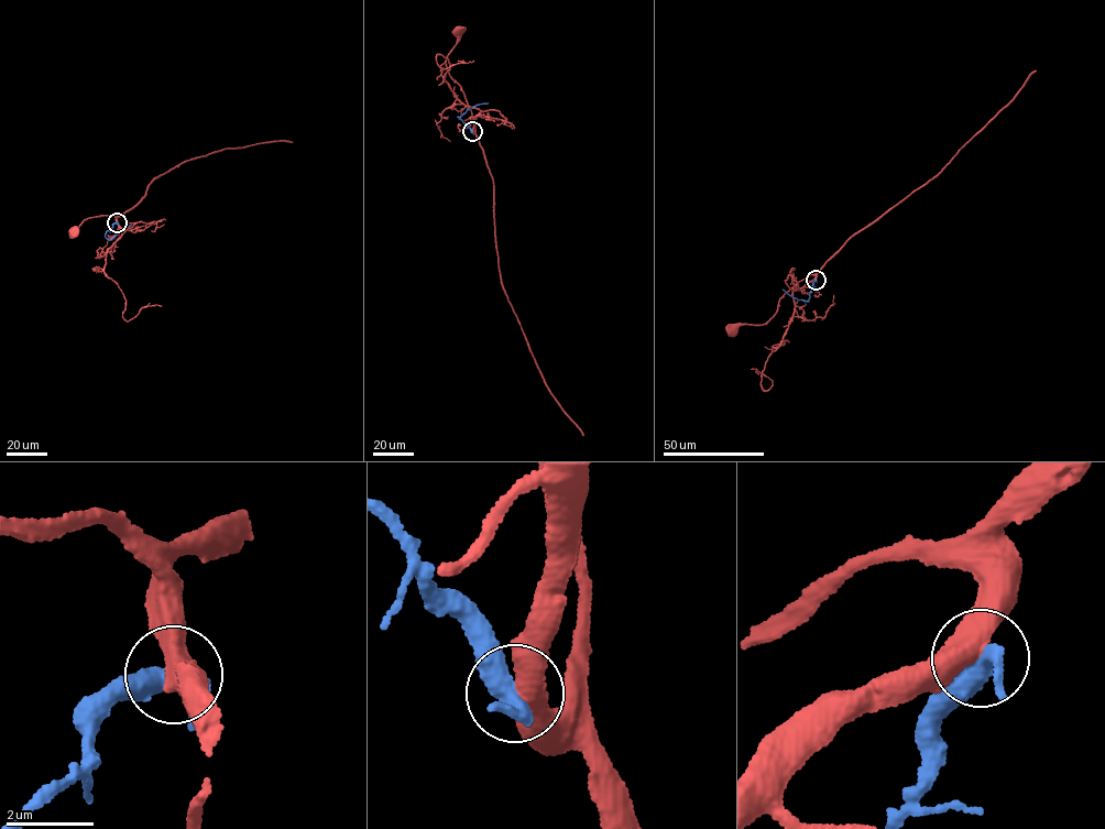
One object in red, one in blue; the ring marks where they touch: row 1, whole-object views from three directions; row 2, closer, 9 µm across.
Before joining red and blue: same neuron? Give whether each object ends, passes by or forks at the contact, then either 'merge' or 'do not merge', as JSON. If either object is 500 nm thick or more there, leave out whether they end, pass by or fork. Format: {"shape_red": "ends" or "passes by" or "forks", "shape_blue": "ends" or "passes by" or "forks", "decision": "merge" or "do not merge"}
{"decision": "do not merge"}

